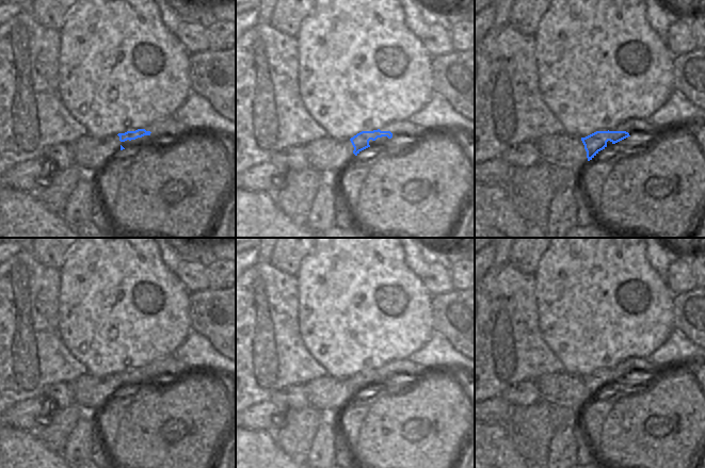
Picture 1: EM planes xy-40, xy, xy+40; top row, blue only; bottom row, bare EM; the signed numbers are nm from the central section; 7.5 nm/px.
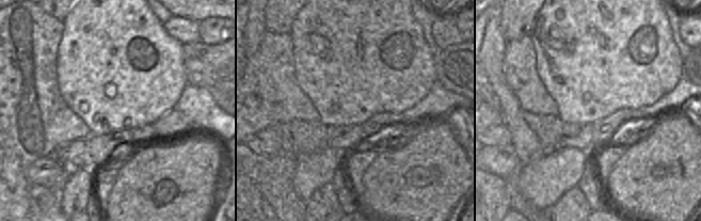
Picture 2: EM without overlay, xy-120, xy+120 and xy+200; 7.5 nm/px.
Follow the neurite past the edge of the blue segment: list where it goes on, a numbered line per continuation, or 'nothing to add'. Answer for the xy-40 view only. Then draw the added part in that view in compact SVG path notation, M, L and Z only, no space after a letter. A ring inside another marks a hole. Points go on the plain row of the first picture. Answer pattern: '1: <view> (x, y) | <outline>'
1: xy-40 (145, 377) | M144 374L142 376L138 376L135 378L131 378L130 383L131 385L140 385L142 383L146 383L148 381L153 380L151 376L149 374Z

